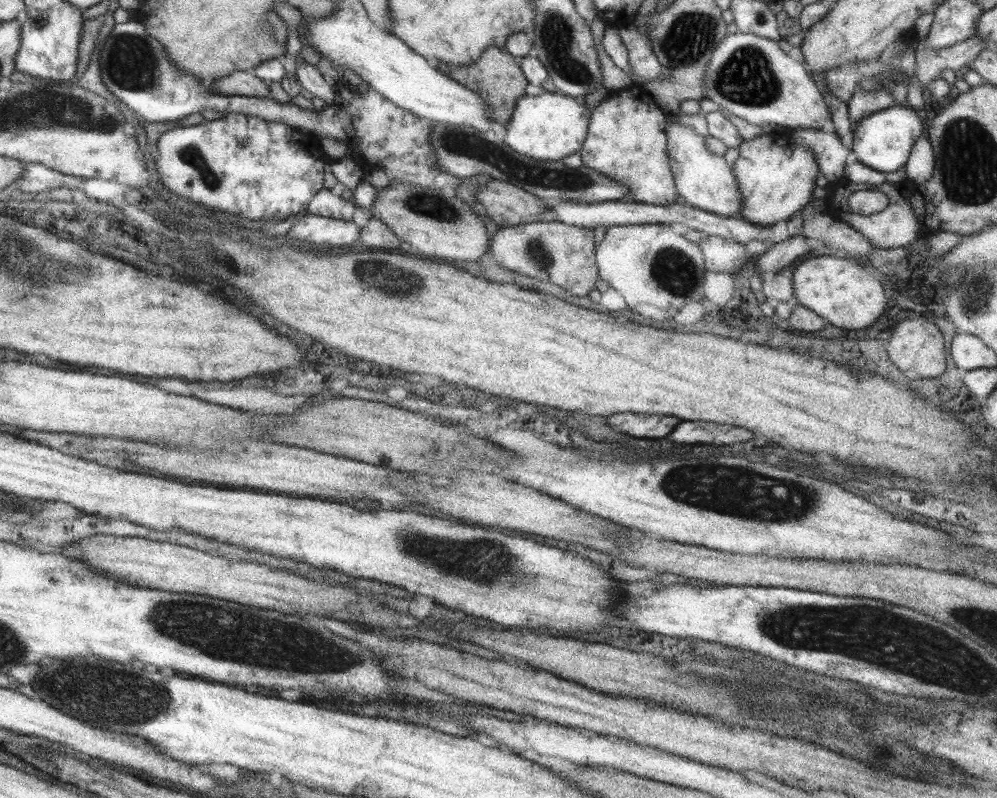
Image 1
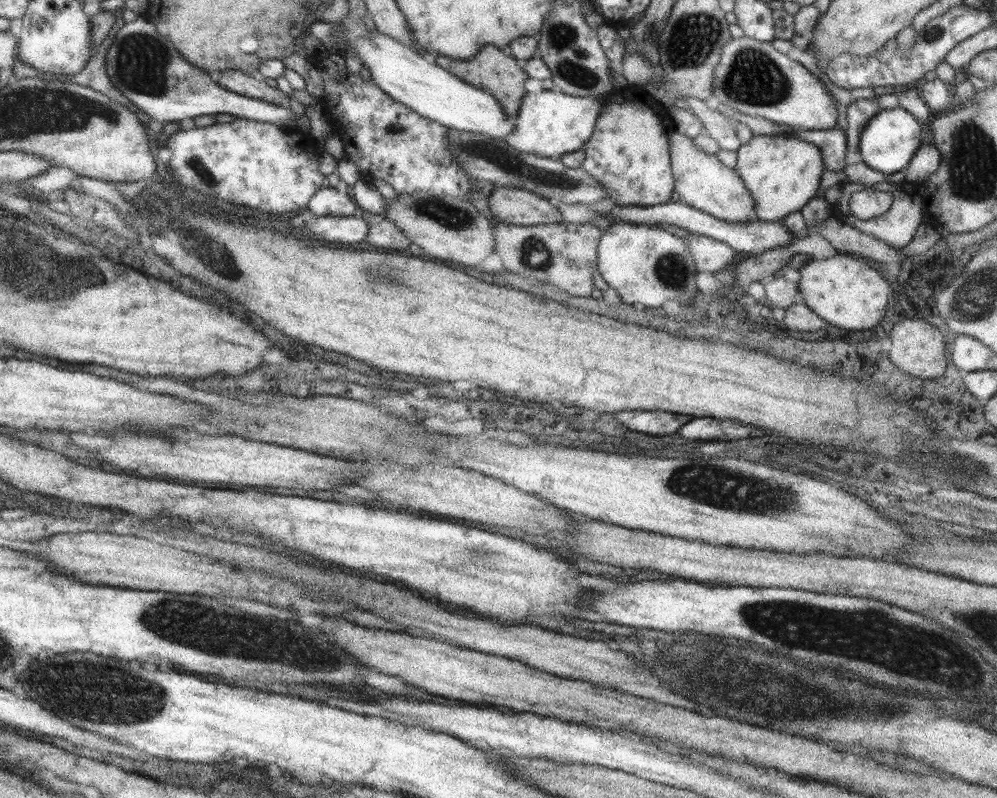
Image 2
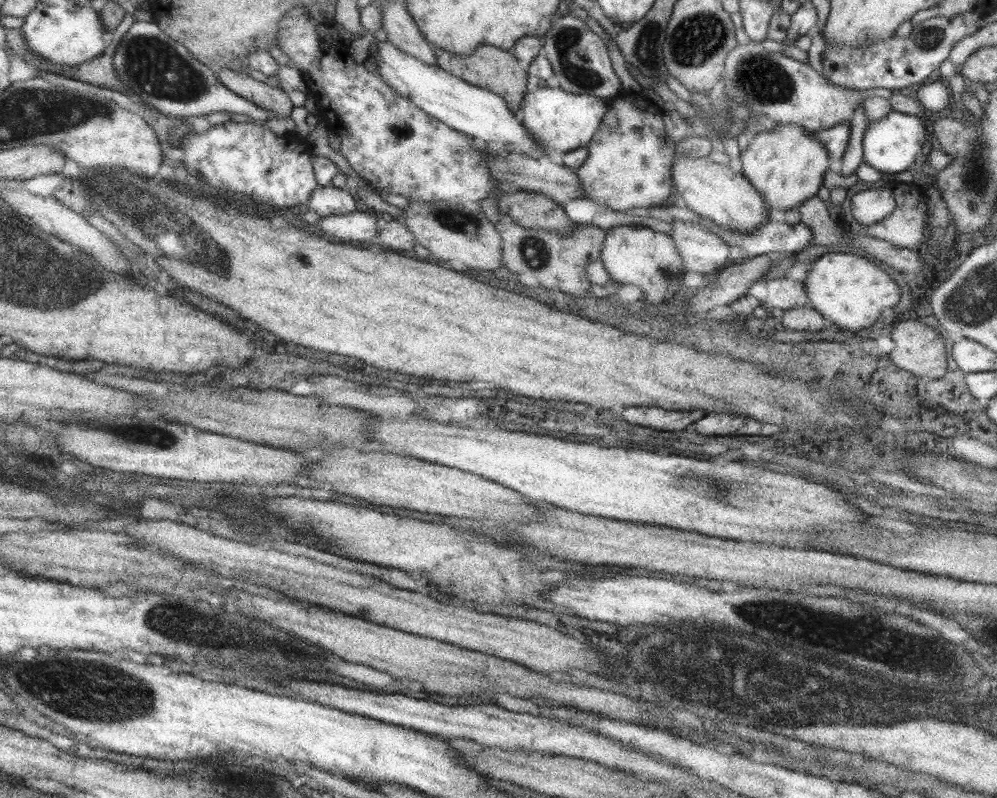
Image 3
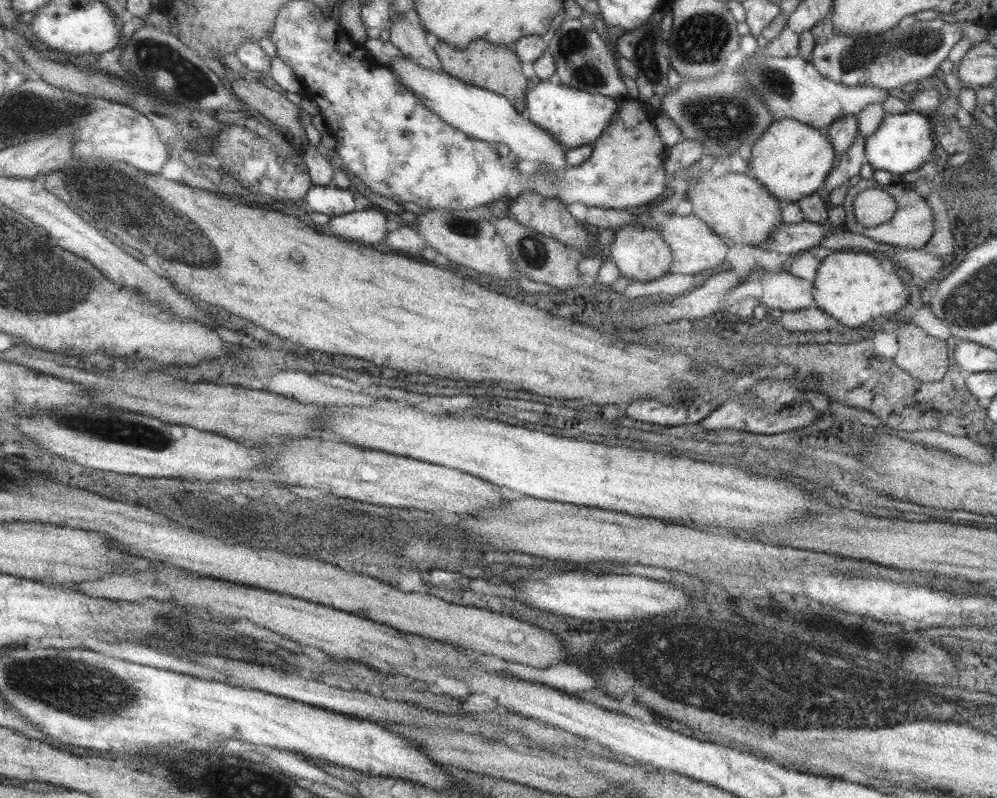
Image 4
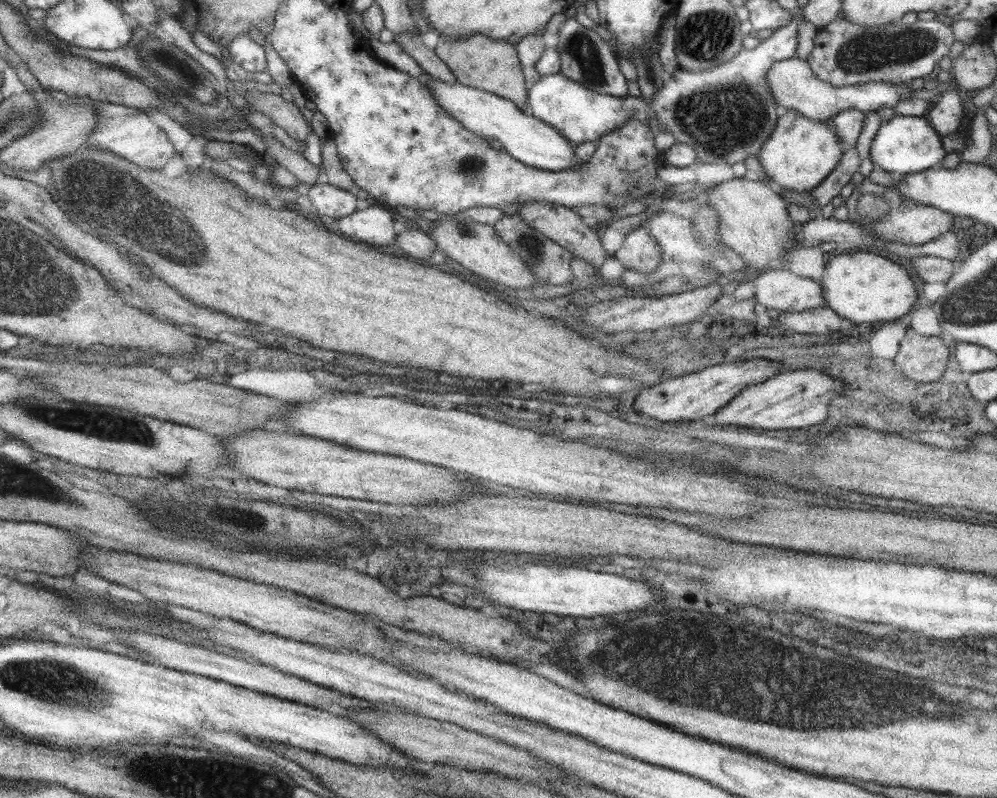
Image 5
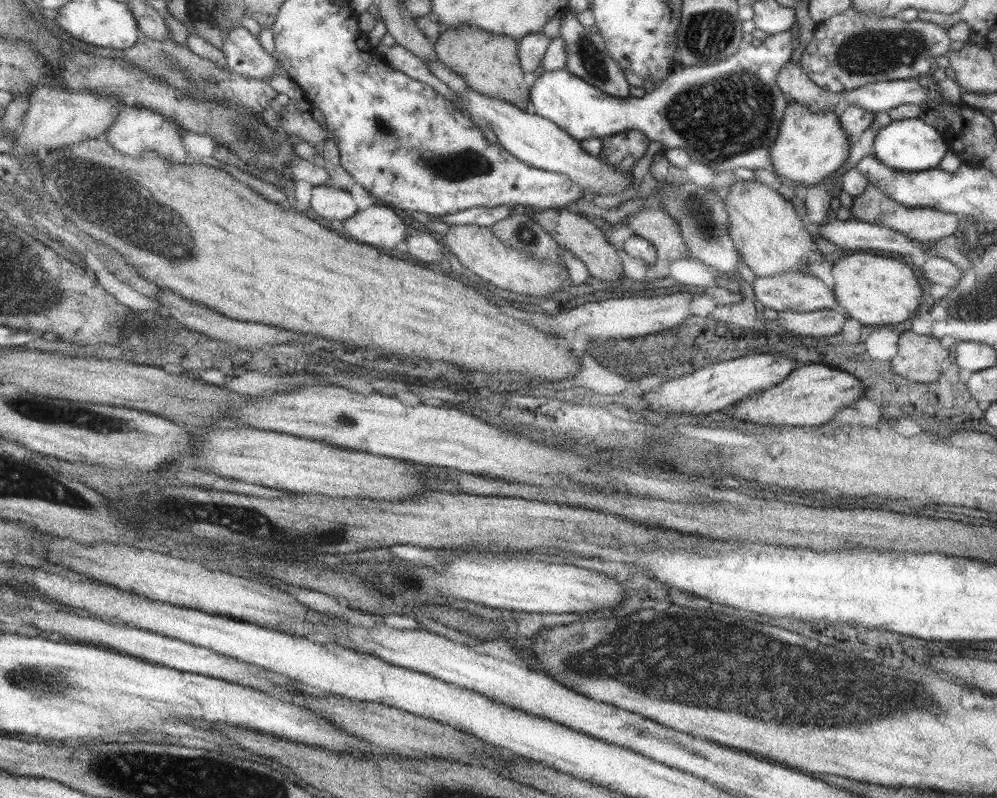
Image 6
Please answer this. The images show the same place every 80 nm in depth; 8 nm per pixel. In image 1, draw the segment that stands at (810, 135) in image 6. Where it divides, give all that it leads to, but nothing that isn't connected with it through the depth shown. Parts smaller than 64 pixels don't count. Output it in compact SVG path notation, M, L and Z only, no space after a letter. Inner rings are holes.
M776 133L742 139L738 147L737 158L730 169L741 198L741 219L759 227L772 227L777 221L788 221L799 214L813 200L811 192L816 186L814 178L819 169L808 148L785 140Z

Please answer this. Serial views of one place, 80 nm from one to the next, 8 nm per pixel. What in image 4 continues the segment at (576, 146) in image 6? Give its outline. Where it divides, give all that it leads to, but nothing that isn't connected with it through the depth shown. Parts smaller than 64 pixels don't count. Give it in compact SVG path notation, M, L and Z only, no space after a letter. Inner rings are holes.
M405 56L394 58L386 67L396 76L400 86L409 88L408 91L418 98L425 108L459 132L471 135L475 140L506 144L511 156L517 156L519 160L544 162L555 170L565 169L564 150L567 148L556 142L548 132L535 126L524 114L517 112L499 93L467 84L443 71L435 72L423 68Z

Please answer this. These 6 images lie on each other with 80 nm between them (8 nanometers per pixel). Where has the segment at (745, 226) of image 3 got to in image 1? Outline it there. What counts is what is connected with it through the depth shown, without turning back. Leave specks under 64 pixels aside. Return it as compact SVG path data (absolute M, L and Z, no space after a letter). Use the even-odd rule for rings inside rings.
M667 118L664 131L669 166L677 194L687 205L699 210L727 218L739 217L741 198L737 181L730 169L731 164L726 163L722 156L713 154L706 147L704 136L697 135L693 129L681 124L677 118Z

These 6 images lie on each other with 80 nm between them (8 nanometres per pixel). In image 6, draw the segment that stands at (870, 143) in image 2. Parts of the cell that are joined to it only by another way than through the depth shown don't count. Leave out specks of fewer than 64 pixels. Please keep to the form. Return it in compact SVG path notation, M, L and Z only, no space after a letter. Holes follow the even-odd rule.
M909 117L901 120L889 121L889 124L876 130L873 141L873 156L887 168L901 171L923 171L935 168L941 157L949 149L935 128L926 124L918 117Z

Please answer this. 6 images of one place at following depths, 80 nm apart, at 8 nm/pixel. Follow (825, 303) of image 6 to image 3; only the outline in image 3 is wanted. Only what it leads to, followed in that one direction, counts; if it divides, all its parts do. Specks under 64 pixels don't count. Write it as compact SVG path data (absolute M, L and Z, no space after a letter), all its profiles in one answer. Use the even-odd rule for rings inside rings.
M785 277L769 279L765 282L766 295L763 307L767 312L773 308L787 310L808 304L804 286L800 281L791 281Z

